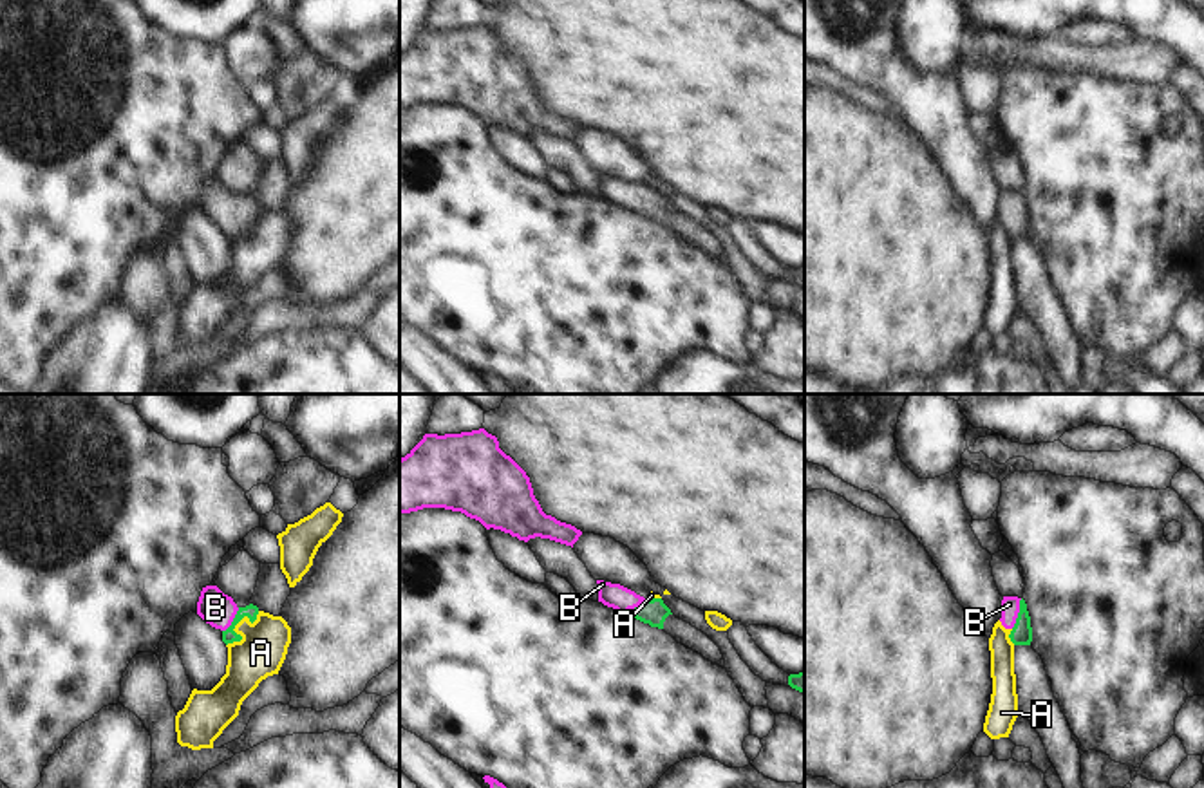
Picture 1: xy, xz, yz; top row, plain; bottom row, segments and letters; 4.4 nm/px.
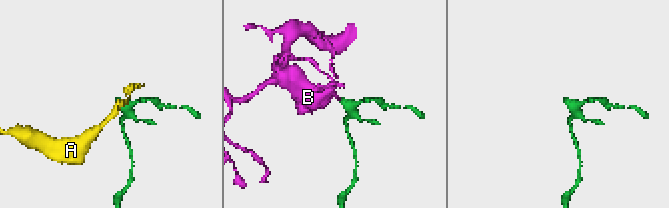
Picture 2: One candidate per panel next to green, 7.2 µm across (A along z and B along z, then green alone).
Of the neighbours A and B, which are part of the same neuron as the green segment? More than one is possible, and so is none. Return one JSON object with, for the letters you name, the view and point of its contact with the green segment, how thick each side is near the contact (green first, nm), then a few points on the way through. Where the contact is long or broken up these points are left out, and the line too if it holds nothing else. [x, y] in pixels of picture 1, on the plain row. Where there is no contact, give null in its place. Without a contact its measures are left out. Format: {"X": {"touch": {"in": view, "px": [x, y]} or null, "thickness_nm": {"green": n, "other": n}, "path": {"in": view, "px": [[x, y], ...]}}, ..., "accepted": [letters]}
{"B": {"touch": {"in": "yz", "px": [1018, 208]}, "thickness_nm": {"green": 100, "other": 80}, "path": {"in": "yz", "px": [[1022, 228], [1018, 208], [1009, 199]]}}, "accepted": ["B"]}

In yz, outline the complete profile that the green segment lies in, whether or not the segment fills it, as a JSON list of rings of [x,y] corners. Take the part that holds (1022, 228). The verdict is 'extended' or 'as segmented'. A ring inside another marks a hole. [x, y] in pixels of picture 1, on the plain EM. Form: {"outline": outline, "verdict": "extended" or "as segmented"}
{"outline": [[[1003,192],[1002,195],[1002,220],[1011,226],[1009,233],[1014,240],[1030,240],[1032,222],[1027,199],[1018,192]]], "verdict": "extended"}

